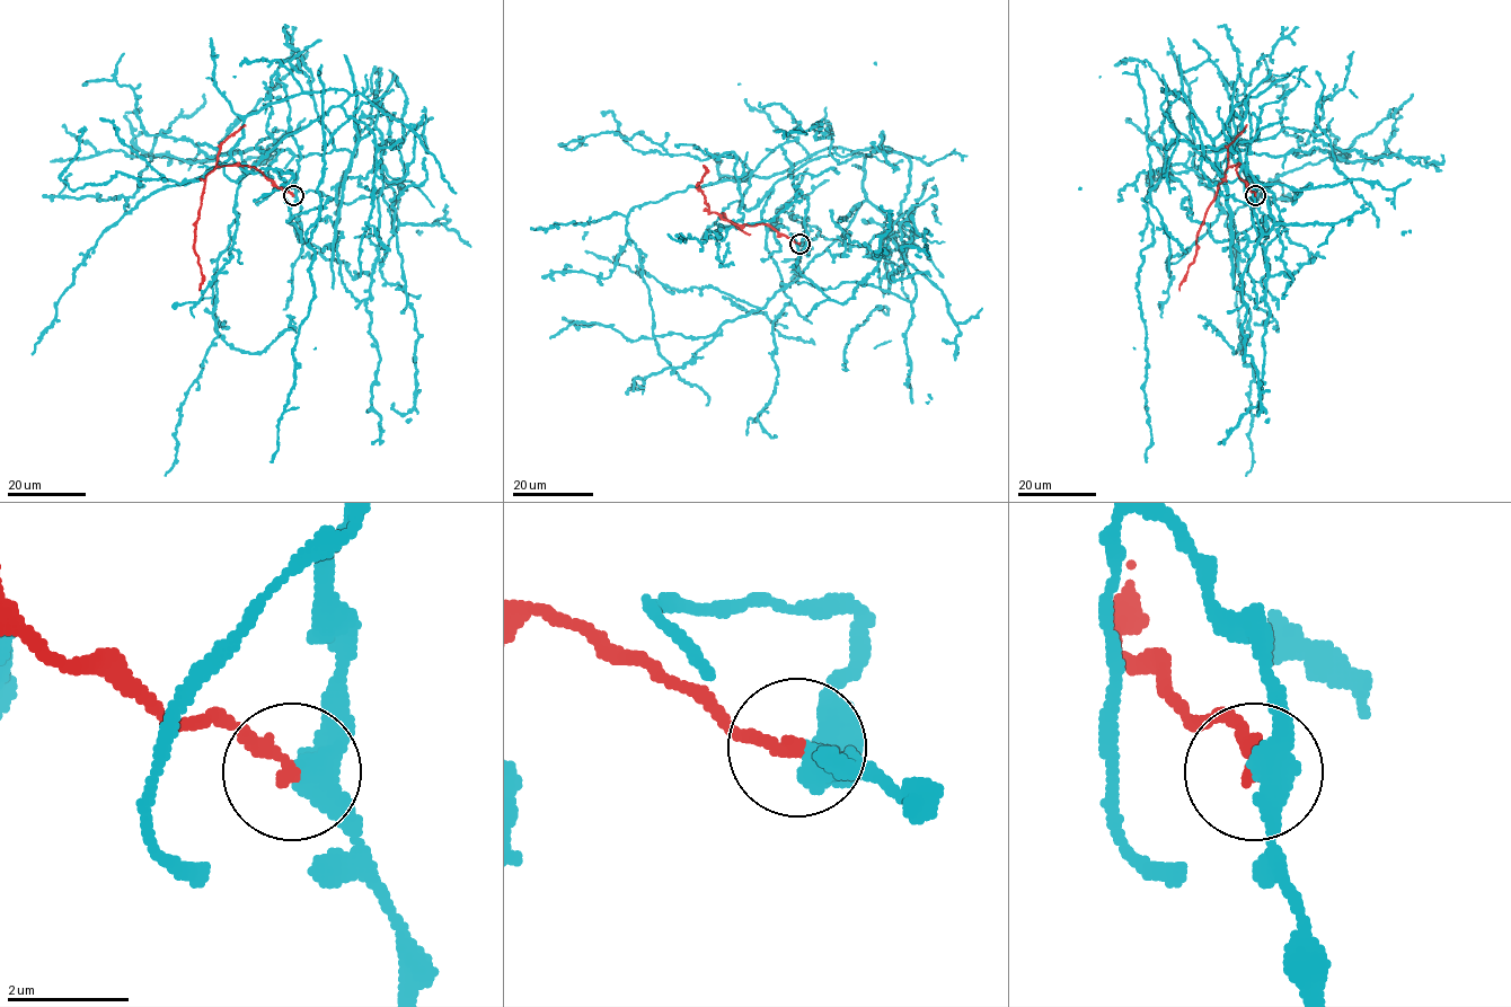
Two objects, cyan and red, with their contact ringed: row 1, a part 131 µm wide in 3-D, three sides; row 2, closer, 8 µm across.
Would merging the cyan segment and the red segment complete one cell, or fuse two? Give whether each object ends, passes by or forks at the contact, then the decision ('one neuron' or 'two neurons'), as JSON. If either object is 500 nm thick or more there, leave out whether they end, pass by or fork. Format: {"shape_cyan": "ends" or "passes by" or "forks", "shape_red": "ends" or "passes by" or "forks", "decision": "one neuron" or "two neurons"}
{"shape_cyan": "passes by", "shape_red": "ends", "decision": "two neurons"}

